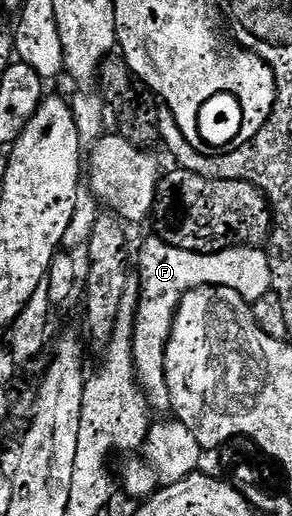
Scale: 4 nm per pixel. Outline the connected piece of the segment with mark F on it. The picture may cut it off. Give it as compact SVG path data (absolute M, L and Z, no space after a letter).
M152 236L140 250L137 318L134 322L134 373L153 411L171 411L171 392L167 386L166 348L181 296L194 288L233 288L251 304L272 290L273 269L265 251L247 246L226 246L205 253L186 251L158 236Z

